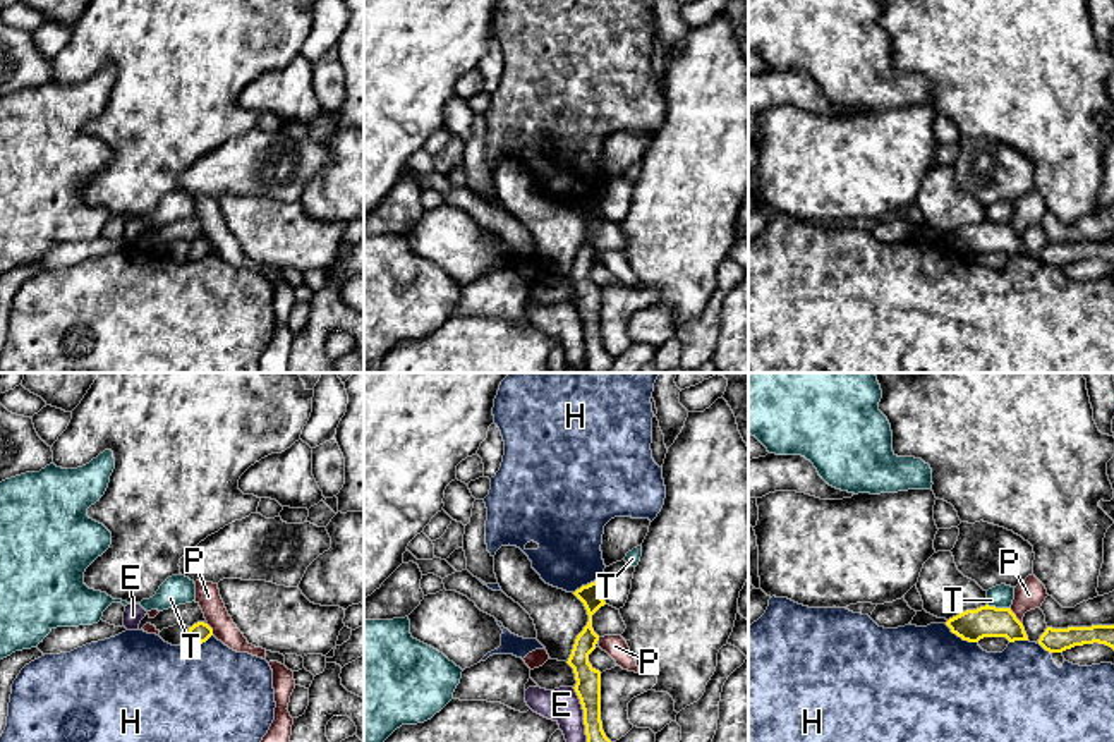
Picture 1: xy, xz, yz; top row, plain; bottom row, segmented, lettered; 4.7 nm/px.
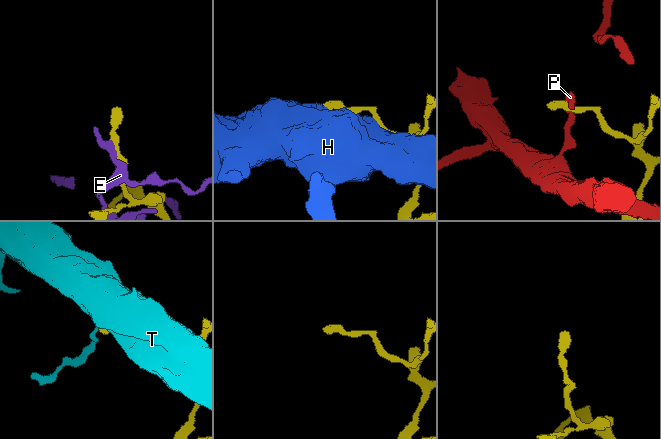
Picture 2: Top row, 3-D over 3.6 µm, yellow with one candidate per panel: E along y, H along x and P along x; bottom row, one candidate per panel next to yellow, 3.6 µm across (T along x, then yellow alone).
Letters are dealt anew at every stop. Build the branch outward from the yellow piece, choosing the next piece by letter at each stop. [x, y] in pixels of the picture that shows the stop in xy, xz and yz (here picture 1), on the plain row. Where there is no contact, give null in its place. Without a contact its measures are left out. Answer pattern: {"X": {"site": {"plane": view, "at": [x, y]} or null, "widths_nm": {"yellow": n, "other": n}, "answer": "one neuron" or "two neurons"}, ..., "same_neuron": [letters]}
{"E": {"site": {"plane": "xz", "at": [584, 335]}, "widths_nm": {"yellow": 120, "other": 160}, "answer": "two neurons"}, "H": {"site": {"plane": "yz", "at": [962, 253]}, "widths_nm": {"yellow": 150, "other": 500}, "answer": "two neurons"}, "P": {"site": {"plane": "yz", "at": [1015, 231]}, "widths_nm": {"yellow": 150, "other": 140}, "answer": "two neurons"}, "T": {"site": {"plane": "yz", "at": [999, 224]}, "widths_nm": {"yellow": 150, "other": 110}, "answer": "two neurons"}, "same_neuron": []}

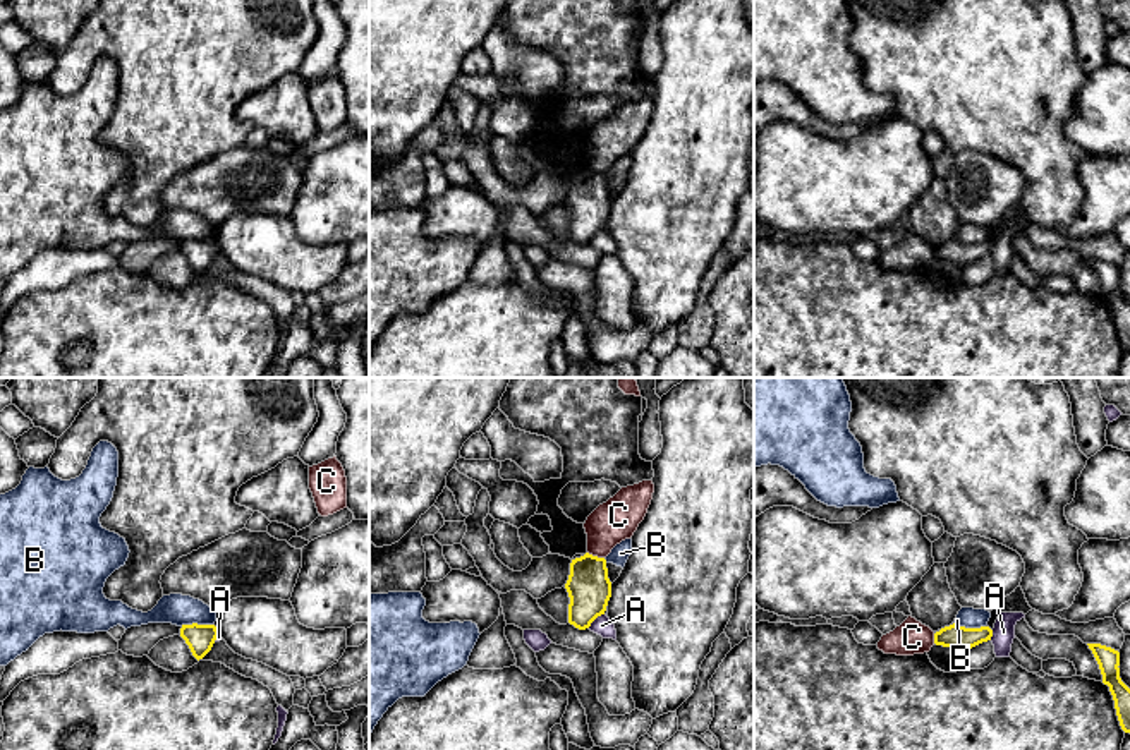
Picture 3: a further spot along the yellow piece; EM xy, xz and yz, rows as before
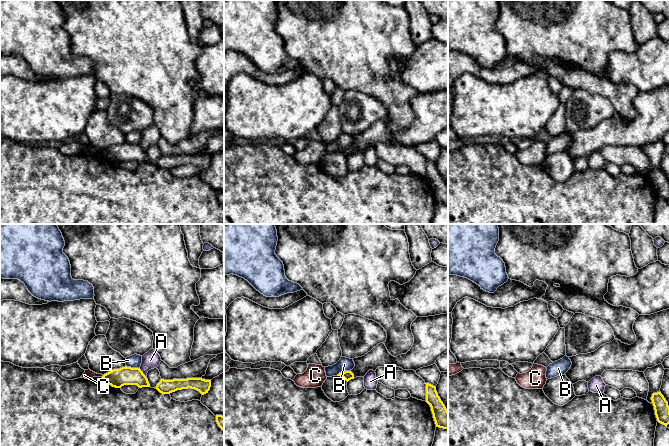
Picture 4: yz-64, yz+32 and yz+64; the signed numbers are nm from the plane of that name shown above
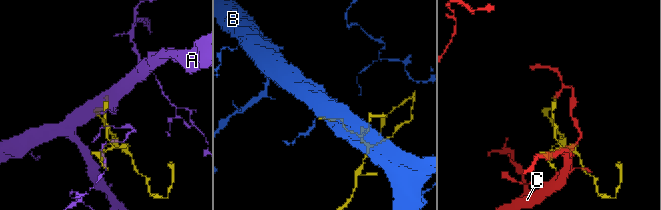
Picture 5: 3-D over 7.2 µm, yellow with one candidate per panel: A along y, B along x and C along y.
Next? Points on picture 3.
{"A": {"site": {"plane": "xz", "at": [595, 234]}, "widths_nm": {"yellow": 200, "other": 90}, "answer": "two neurons"}, "B": {"site": {"plane": "yz", "at": [969, 244]}, "widths_nm": {"yellow": 120, "other": 100}, "answer": "two neurons"}, "C": {"site": {"plane": "xz", "at": [596, 172]}, "widths_nm": {"yellow": 200, "other": 200}, "answer": "two neurons"}, "same_neuron": []}

